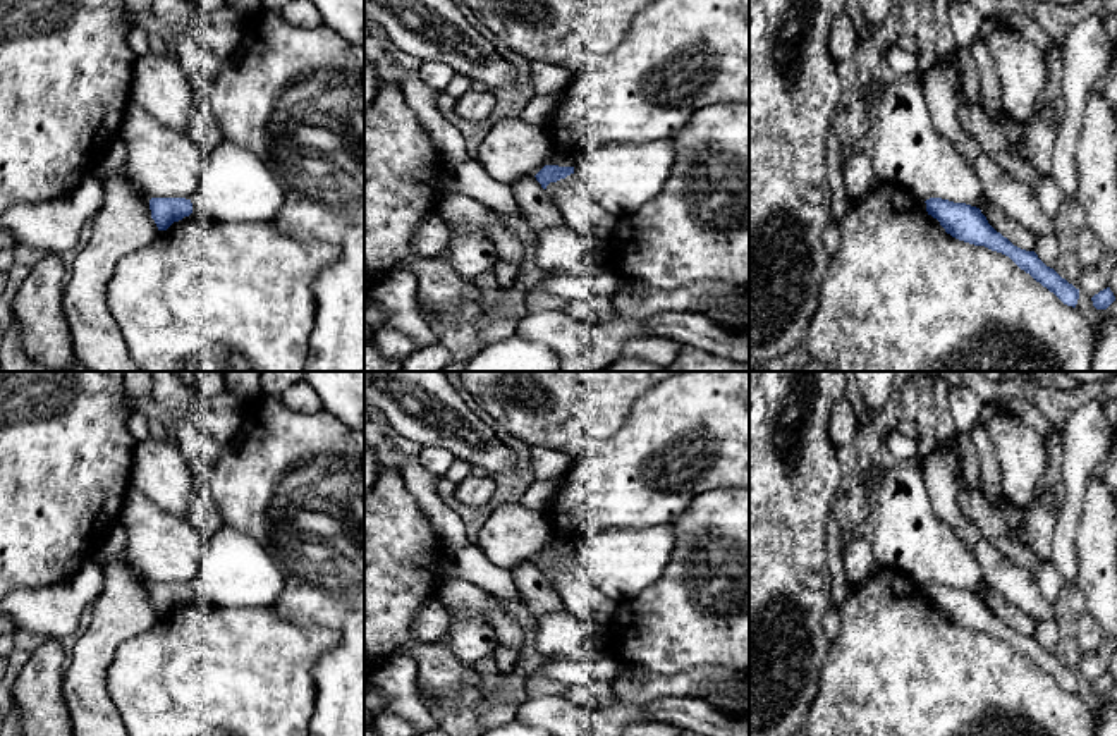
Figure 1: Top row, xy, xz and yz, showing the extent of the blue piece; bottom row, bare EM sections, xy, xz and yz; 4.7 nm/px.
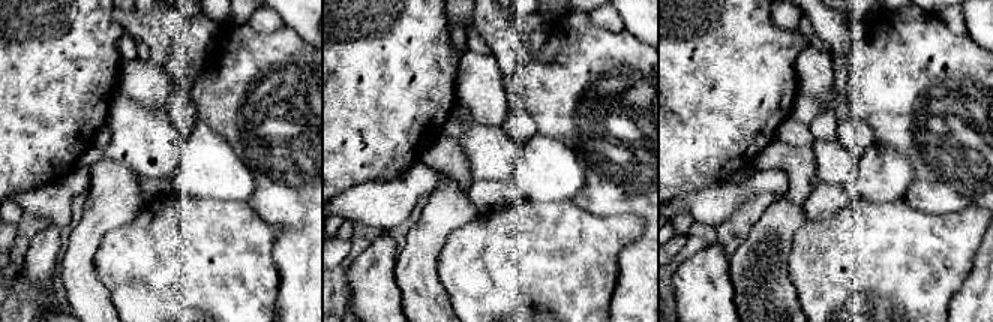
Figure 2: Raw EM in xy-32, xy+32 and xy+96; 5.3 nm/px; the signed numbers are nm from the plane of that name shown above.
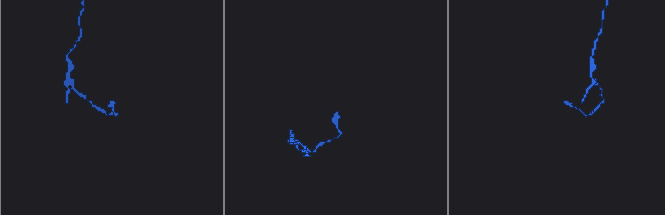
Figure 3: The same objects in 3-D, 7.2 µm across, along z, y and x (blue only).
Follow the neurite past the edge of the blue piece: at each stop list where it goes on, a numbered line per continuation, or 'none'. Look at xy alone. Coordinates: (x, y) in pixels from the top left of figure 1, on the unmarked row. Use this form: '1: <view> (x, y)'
1: xy (236, 571)

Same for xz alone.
1: xz (621, 563)

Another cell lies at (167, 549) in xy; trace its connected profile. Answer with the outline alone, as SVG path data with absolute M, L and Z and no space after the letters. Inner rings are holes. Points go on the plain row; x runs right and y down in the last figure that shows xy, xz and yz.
M131 487L119 523L125 528L125 557L150 583L191 585L199 573L206 540L187 514L174 514Z

